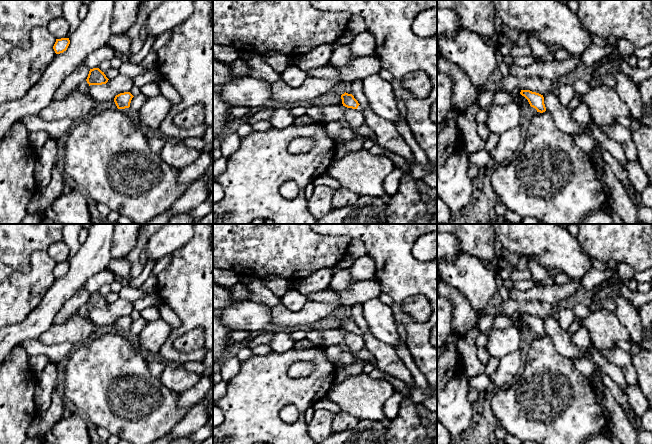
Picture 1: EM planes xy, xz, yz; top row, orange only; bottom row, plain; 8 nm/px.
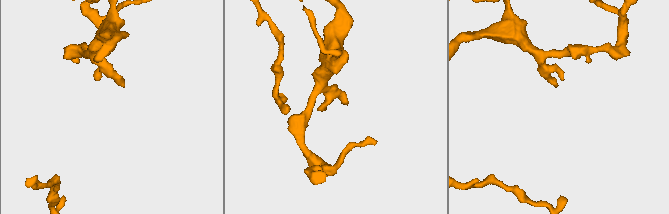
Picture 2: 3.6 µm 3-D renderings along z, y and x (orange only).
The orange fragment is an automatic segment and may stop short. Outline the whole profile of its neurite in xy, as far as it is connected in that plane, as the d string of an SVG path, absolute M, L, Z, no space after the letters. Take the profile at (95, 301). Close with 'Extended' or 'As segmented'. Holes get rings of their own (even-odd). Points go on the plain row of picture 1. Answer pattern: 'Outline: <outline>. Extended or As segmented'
Outline: M99 292L90 293L88 301L86 303L87 307L90 309L102 309L108 306L108 302Z. As segmented

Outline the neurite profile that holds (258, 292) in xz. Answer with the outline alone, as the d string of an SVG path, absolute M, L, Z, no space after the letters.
M240 276L239 283L249 289L248 300L263 303L270 307L282 304L281 298L274 295L257 277Z

